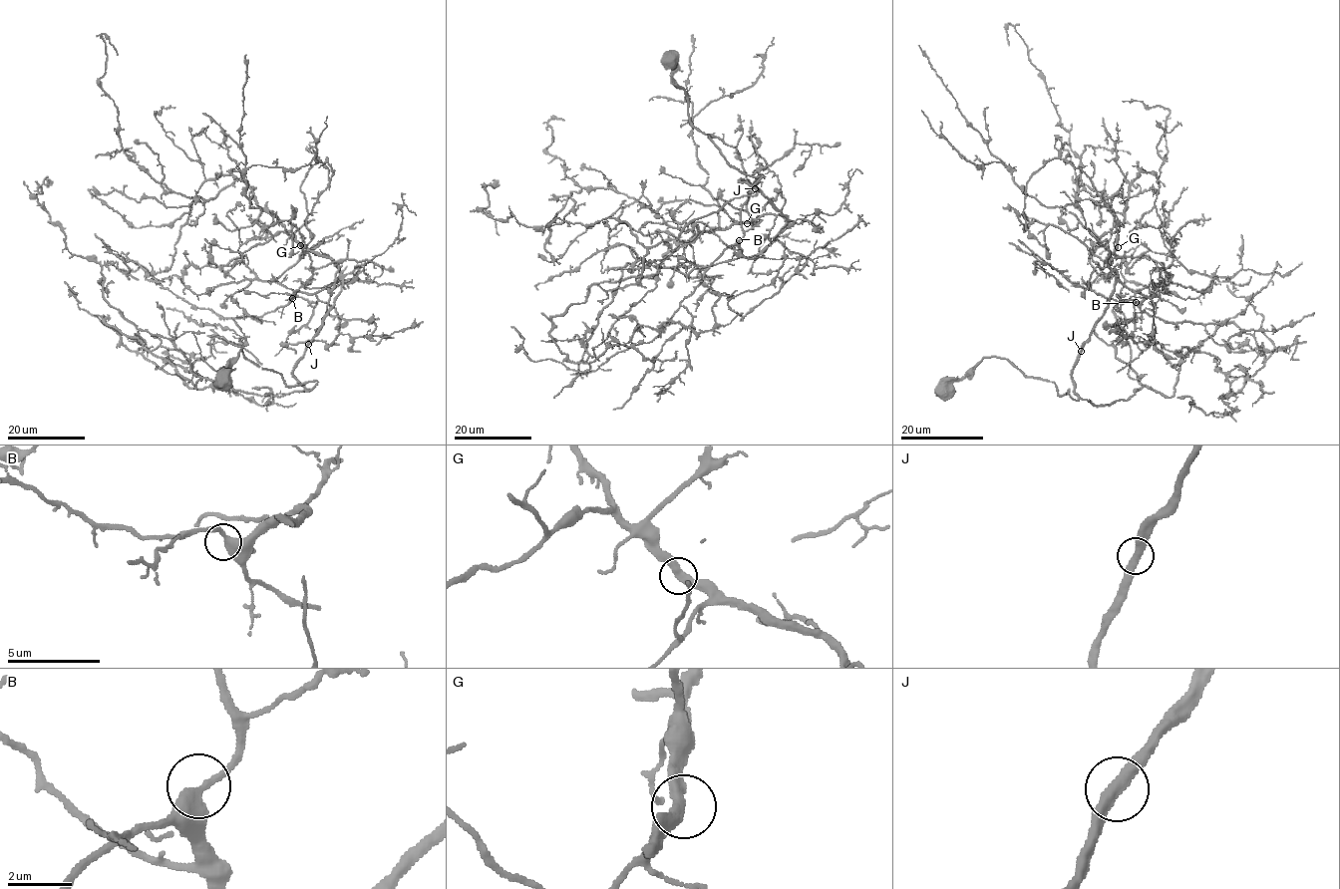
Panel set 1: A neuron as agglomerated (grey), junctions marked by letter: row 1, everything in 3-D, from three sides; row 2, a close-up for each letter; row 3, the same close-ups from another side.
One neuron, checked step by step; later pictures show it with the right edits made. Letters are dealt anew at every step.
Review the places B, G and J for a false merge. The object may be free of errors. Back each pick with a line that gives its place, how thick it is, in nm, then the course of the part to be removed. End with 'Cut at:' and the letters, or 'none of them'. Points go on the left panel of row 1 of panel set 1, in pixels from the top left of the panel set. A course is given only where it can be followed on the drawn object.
Cut at: none of them

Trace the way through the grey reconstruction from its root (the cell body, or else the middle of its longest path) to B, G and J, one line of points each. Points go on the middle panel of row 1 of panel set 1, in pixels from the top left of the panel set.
B: (671, 61), (689, 121), (730, 165), (764, 176), (740, 180), (789, 219), (755, 255), (746, 257), (739, 240)
G: (671, 61), (689, 121), (730, 165), (764, 176), (753, 185), (740, 180), (789, 219), (763, 214), (747, 223)
J: (671, 61), (689, 121), (730, 165), (764, 176), (753, 185), (740, 180), (755, 188)

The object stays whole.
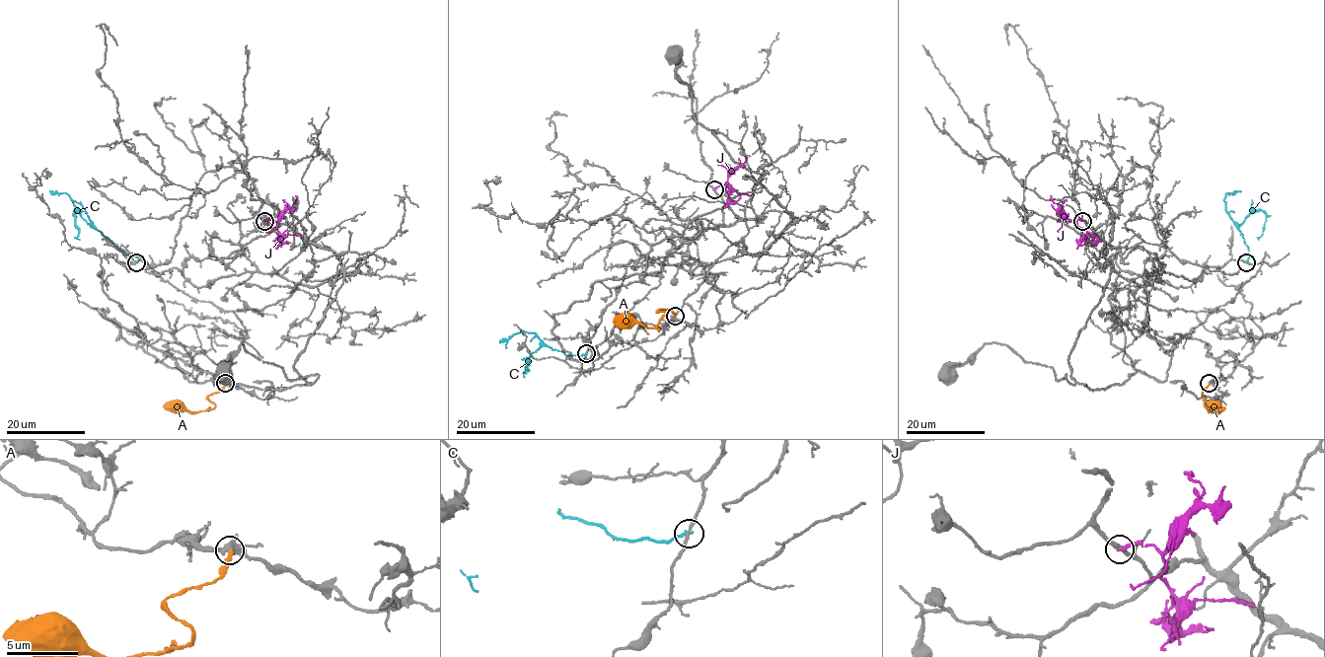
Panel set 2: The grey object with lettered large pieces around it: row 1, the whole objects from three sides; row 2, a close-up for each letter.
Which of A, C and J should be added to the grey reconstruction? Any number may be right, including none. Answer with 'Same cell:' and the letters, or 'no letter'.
Same cell: no letter

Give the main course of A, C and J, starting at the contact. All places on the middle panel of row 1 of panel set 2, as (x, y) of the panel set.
A: (674, 317), (670, 310), (658, 310), (665, 314), (654, 328), (645, 328), (637, 323), (613, 322)
C: (586, 353), (567, 355), (541, 346), (528, 358), (525, 372), (528, 369), (524, 363)
J: (714, 189), (726, 184), (728, 203), (738, 199), (740, 195), (737, 192)

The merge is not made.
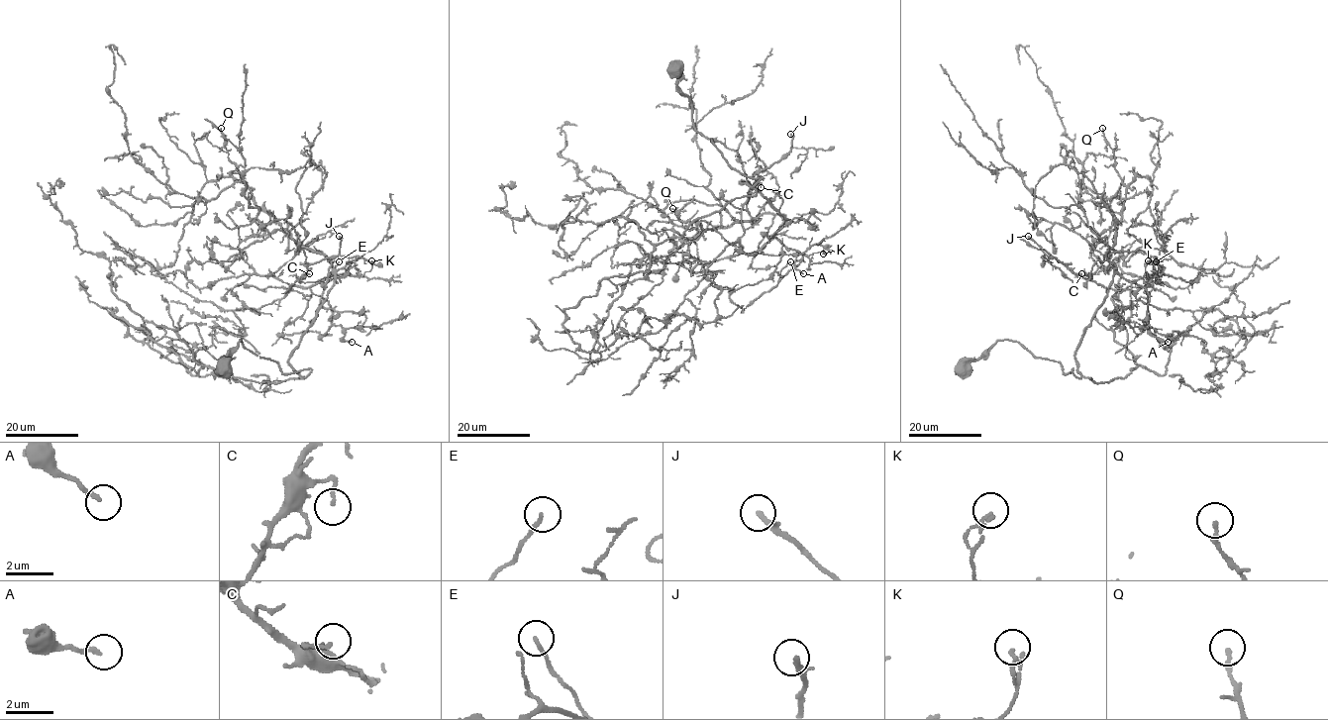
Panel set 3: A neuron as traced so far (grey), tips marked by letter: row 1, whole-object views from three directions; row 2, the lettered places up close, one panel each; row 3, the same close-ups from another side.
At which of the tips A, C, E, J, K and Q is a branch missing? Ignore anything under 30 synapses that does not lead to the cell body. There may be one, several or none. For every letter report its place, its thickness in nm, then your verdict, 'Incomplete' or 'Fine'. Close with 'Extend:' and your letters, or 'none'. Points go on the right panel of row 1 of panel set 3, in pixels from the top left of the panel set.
A: Place: (1168, 342). Thickness 160 nm. Fine
C: Place: (1081, 273). Thickness 120 nm. Fine
E: Place: (1156, 261). Thickness 150 nm. Fine
J: Place: (1028, 236). Thickness 240 nm. Fine
K: Place: (1148, 260). Thickness 100 nm. Fine
Q: Place: (1102, 128). Thickness 190 nm. Fine
Extend: none

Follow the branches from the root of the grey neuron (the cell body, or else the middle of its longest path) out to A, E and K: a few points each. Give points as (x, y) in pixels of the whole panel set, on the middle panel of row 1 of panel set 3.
A: (676, 70), (693, 127), (731, 168), (763, 178), (741, 182), (785, 218), (762, 251), (795, 256), (803, 273)
E: (676, 70), (693, 127), (763, 178), (741, 182), (785, 218), (774, 237), (802, 259), (781, 277), (790, 261)
K: (676, 70), (693, 127), (731, 168), (763, 178), (741, 182), (785, 218), (774, 237), (823, 254)

